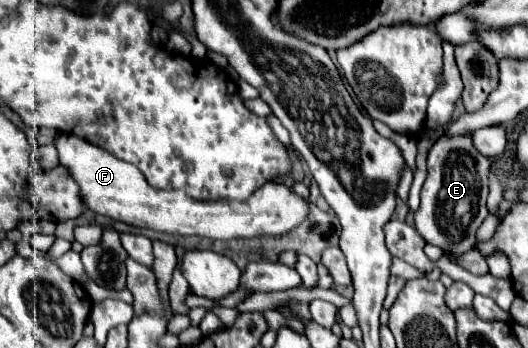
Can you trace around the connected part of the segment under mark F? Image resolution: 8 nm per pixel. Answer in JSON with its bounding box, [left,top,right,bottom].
[55,135,309,241]

